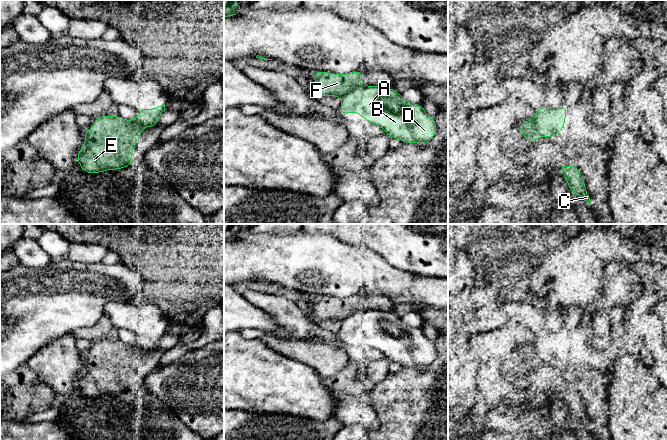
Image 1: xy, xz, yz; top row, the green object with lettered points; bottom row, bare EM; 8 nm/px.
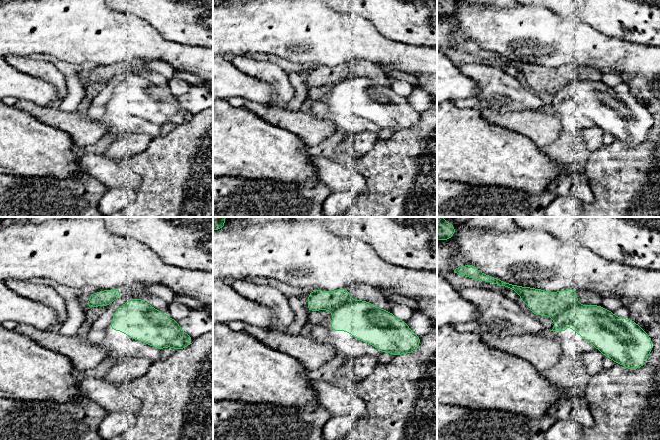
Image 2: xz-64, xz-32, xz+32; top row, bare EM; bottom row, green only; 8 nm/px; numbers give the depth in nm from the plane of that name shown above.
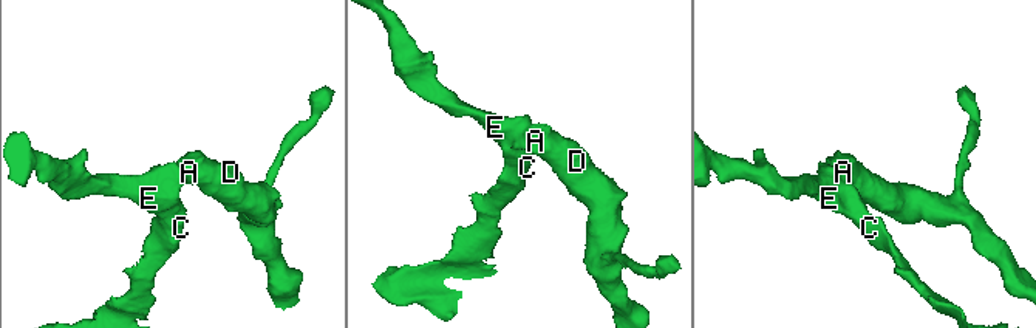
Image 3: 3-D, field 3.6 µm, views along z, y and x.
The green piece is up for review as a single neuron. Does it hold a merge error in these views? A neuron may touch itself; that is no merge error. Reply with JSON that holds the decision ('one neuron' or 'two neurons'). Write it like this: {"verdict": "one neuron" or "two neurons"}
{"verdict": "two neurons"}

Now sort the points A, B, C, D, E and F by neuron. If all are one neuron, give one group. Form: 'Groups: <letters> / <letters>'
Groups: A B D / C E F

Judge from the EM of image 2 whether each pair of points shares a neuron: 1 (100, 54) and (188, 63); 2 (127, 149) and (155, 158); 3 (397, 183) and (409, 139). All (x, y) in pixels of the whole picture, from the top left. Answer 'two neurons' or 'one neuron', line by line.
1: one neuron
2: two neurons
3: one neuron

